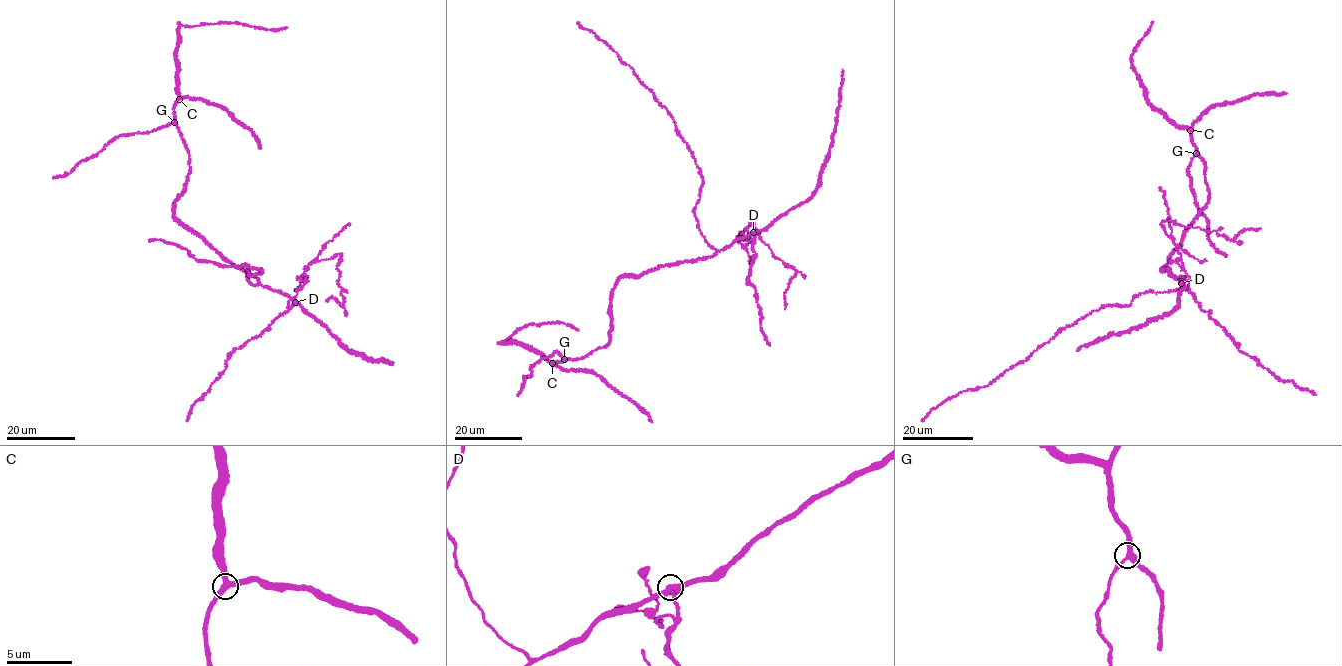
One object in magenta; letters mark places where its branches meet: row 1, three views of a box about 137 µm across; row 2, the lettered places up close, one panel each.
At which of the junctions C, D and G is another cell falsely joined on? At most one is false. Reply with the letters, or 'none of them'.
D

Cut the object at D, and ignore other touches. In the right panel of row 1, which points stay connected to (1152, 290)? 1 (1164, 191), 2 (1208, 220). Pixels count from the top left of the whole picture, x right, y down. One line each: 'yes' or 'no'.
1: no
2: yes

